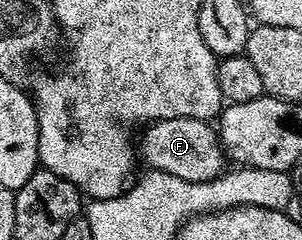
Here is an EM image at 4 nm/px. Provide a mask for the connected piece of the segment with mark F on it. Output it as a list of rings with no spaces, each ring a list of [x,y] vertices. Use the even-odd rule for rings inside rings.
[[[167,118],[145,125],[143,130],[144,135],[138,138],[138,154],[147,169],[170,172],[170,176],[195,182],[209,182],[225,173],[226,151],[217,127],[211,121],[203,118]]]

